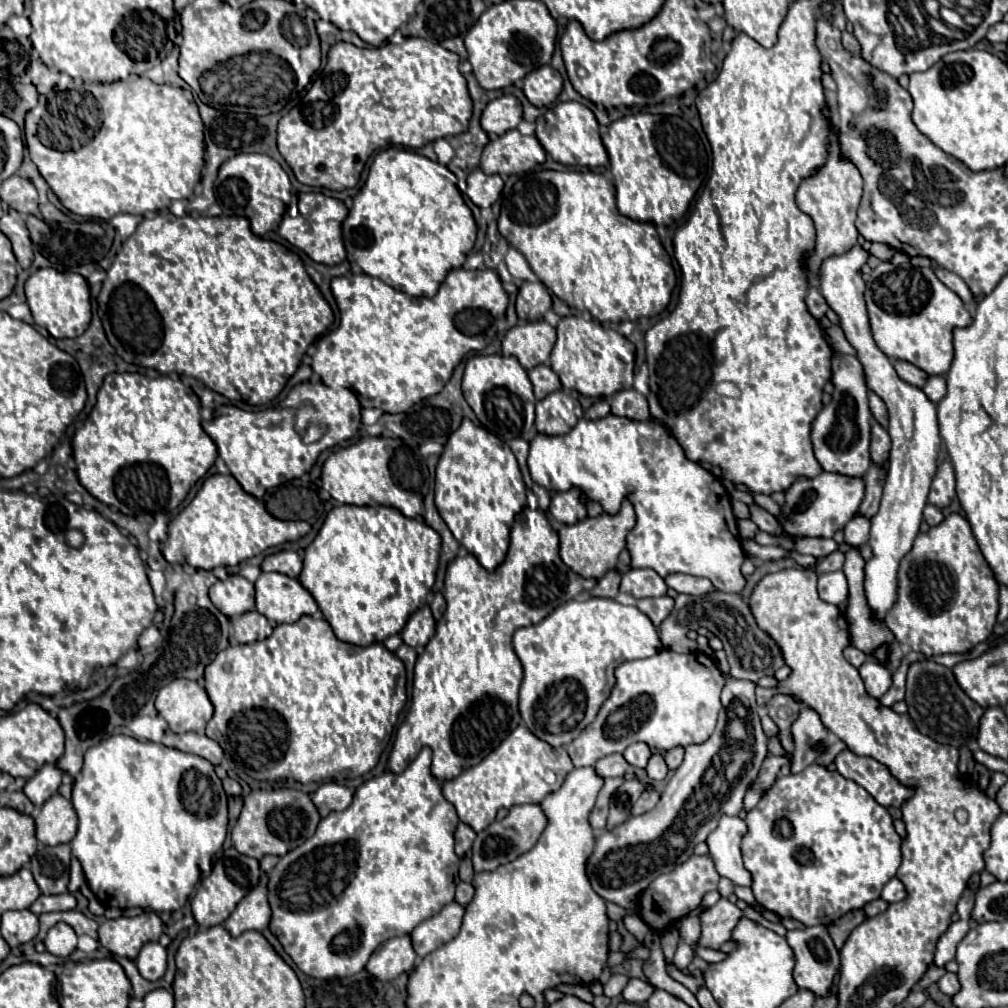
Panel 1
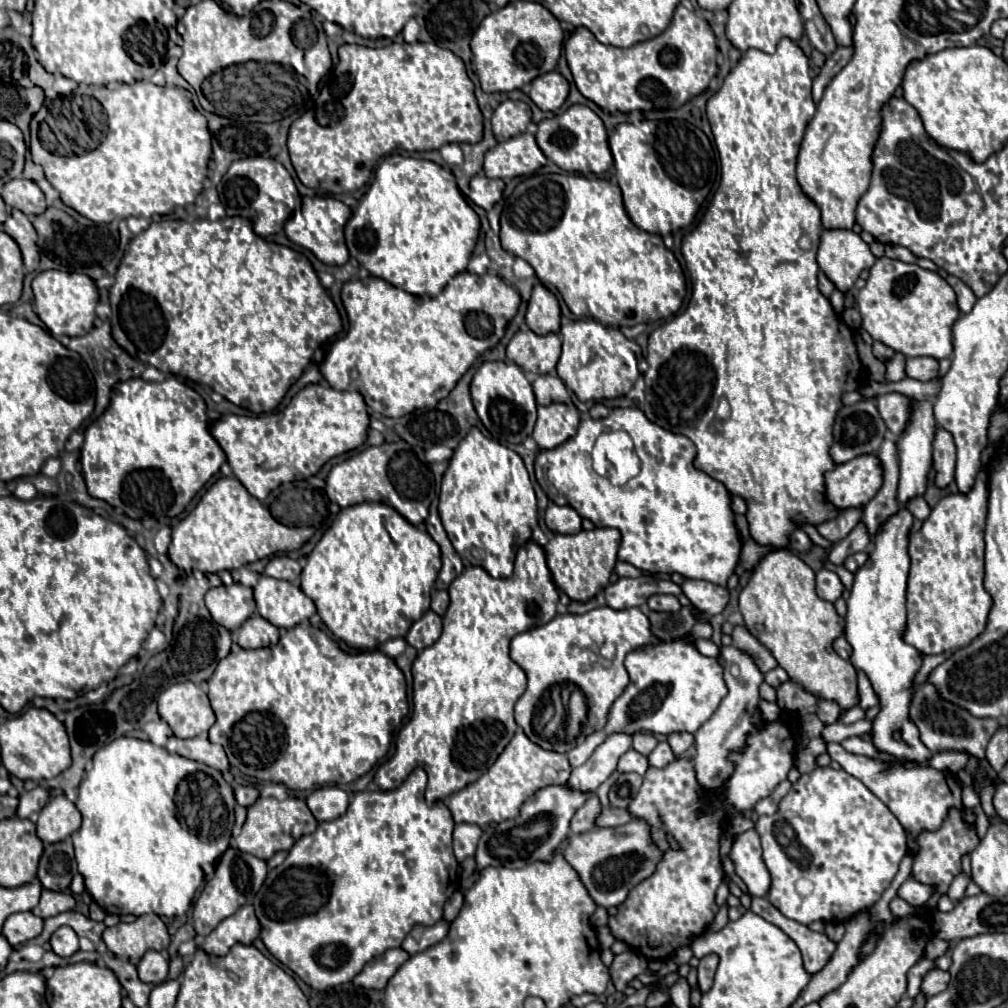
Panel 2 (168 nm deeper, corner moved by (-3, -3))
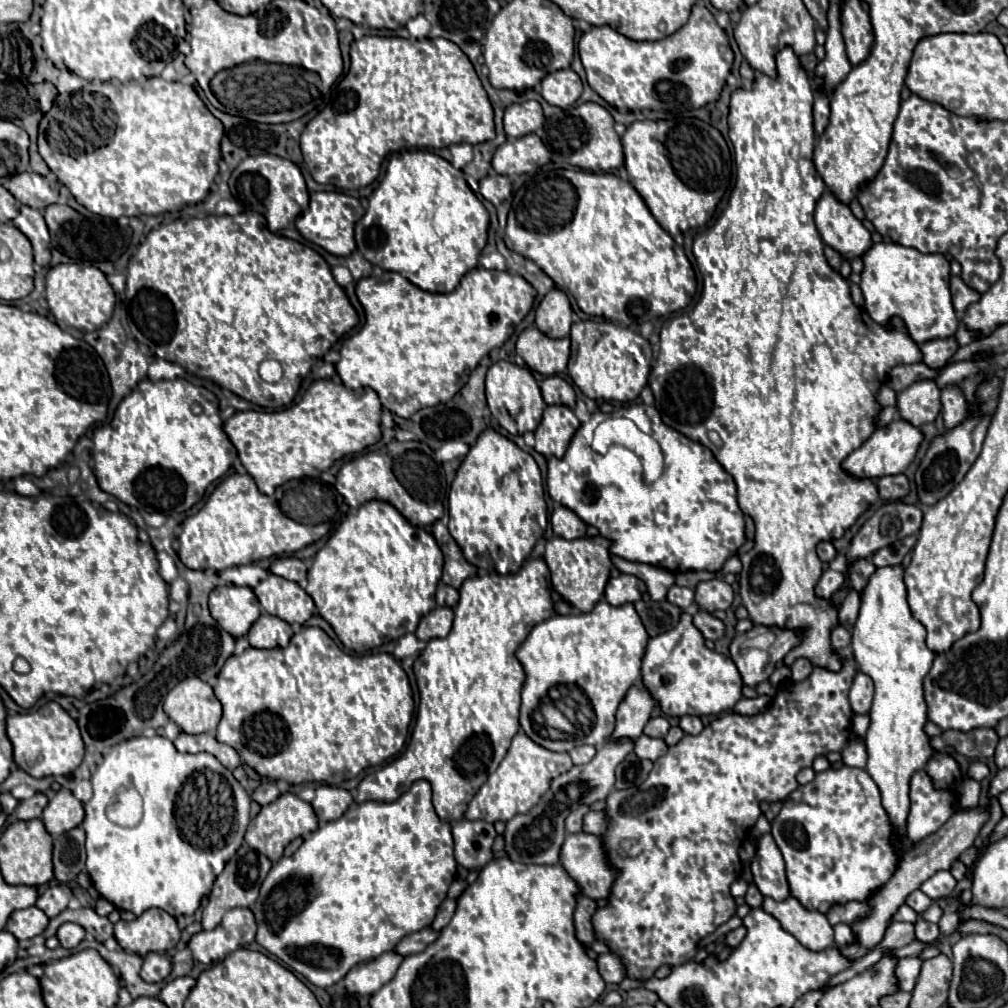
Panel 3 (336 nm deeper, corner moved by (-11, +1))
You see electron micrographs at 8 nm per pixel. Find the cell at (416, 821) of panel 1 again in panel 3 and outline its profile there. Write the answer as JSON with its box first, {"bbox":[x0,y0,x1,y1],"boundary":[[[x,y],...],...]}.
{"bbox":[253,781,457,987],"boundary":[[[415,781],[409,789],[409,793],[403,793],[397,801],[385,803],[385,801],[365,801],[365,803],[353,803],[345,815],[337,821],[325,823],[321,825],[317,831],[313,831],[303,845],[291,855],[291,857],[283,857],[279,859],[267,879],[261,885],[261,893],[259,893],[259,901],[253,905],[253,913],[257,919],[257,943],[261,947],[265,947],[269,953],[273,953],[277,959],[283,961],[285,967],[289,967],[291,971],[301,973],[303,977],[307,977],[313,985],[317,987],[331,987],[337,981],[345,979],[345,975],[351,971],[351,967],[355,967],[357,963],[363,963],[367,959],[375,959],[381,953],[393,951],[395,945],[409,933],[421,931],[425,927],[431,927],[439,905],[443,903],[443,899],[447,897],[449,885],[453,883],[457,873],[457,861],[453,855],[453,835],[451,835],[451,825],[447,821],[441,821],[439,815],[433,809],[431,803],[431,785],[427,781]]]}

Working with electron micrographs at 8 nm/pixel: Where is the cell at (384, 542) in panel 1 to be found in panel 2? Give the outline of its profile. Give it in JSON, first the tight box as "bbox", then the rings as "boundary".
{"bbox":[301,503,441,649],"boundary":[[[359,503],[339,511],[333,525],[307,557],[307,565],[301,571],[301,591],[315,603],[321,621],[337,639],[353,647],[377,649],[387,639],[405,637],[411,623],[429,611],[431,589],[439,569],[441,551],[429,533],[407,523],[385,503]]]}

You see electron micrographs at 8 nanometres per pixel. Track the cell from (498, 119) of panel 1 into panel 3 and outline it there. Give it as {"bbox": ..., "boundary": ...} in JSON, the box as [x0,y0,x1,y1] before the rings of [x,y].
{"bbox":[503,101,545,137],"boundary":[[[525,101],[525,103],[513,103],[505,109],[503,125],[505,133],[511,137],[523,137],[539,127],[543,127],[545,117],[543,109],[537,101]]]}

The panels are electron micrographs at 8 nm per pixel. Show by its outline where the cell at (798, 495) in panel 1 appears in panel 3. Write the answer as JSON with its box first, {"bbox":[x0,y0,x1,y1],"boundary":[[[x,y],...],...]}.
{"bbox":[843,419,923,479],"boundary":[[[903,419],[893,421],[891,425],[887,425],[883,429],[875,429],[873,435],[843,461],[843,471],[847,471],[849,475],[853,475],[857,479],[879,479],[883,475],[899,475],[913,461],[921,439],[923,439],[923,435],[917,427],[909,425]]]}

